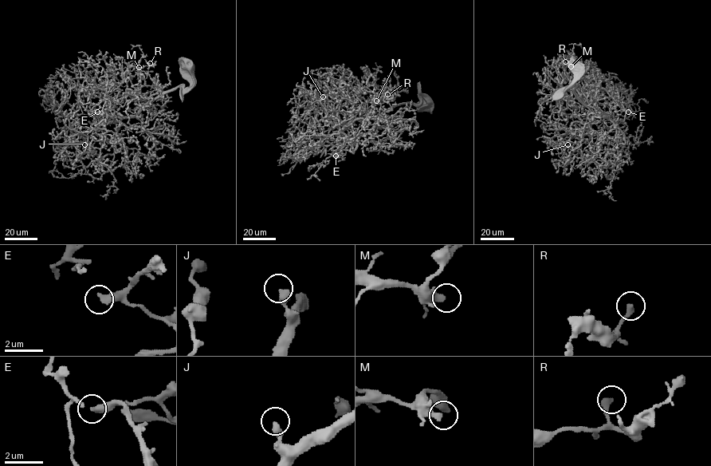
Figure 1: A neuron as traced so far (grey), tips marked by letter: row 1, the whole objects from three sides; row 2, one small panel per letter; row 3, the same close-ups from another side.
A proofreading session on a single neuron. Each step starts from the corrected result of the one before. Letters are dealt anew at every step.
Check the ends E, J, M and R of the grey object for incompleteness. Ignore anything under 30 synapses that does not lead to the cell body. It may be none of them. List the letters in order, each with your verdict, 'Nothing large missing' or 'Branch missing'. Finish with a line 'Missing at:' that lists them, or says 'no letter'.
E: Branch missing
J: Nothing large missing
M: Nothing large missing
R: Nothing large missing
Missing at: E

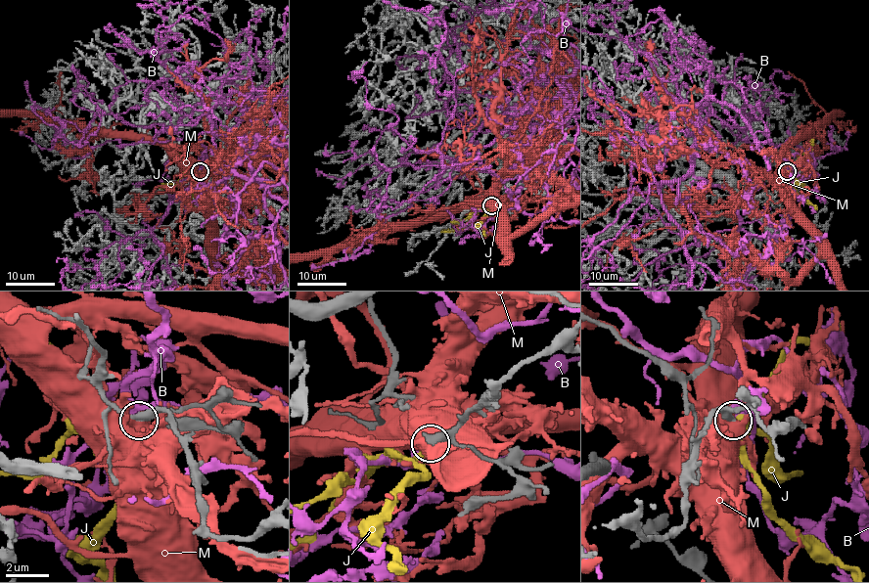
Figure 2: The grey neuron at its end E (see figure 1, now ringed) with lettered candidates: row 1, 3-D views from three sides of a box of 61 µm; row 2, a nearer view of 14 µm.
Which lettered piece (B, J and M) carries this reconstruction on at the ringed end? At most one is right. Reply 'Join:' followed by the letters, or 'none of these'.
Join: none of these

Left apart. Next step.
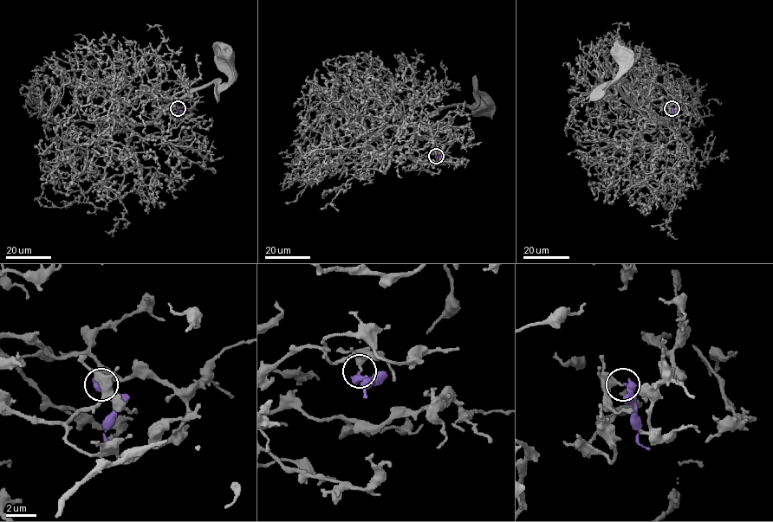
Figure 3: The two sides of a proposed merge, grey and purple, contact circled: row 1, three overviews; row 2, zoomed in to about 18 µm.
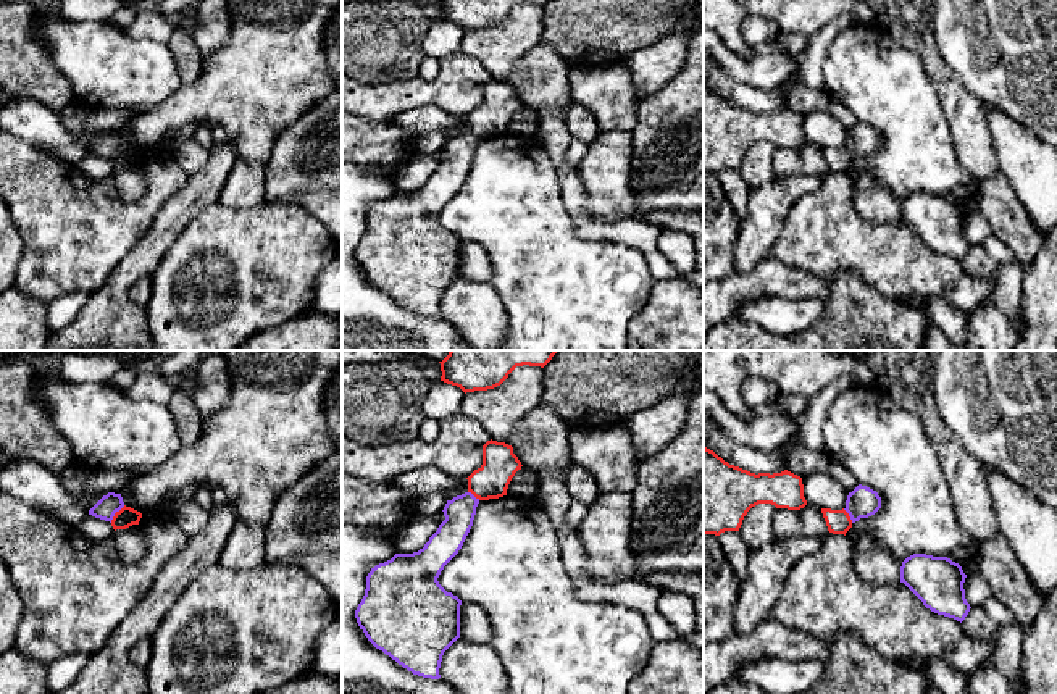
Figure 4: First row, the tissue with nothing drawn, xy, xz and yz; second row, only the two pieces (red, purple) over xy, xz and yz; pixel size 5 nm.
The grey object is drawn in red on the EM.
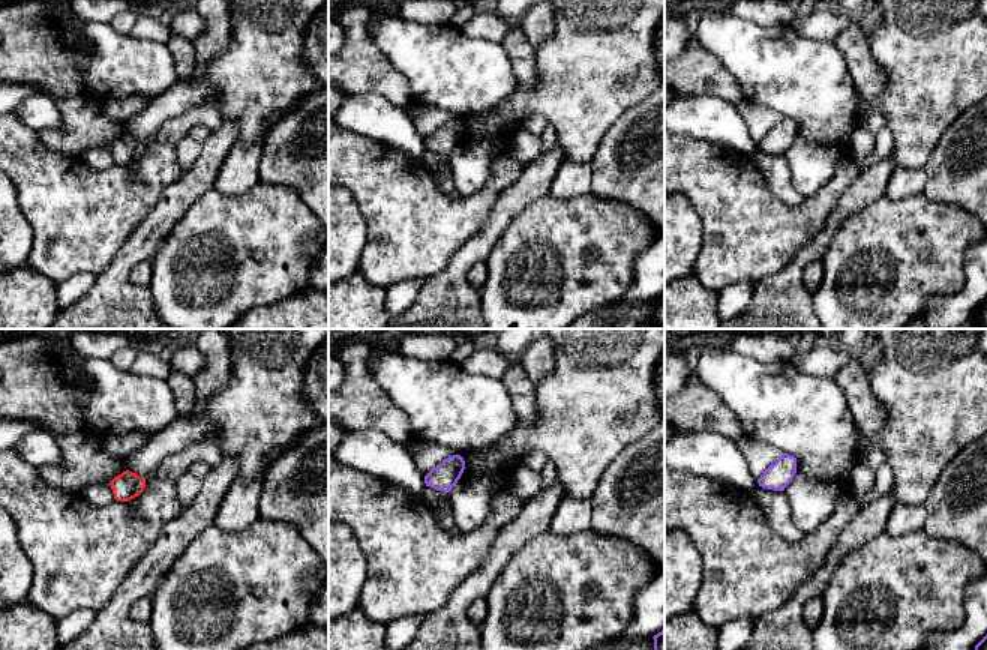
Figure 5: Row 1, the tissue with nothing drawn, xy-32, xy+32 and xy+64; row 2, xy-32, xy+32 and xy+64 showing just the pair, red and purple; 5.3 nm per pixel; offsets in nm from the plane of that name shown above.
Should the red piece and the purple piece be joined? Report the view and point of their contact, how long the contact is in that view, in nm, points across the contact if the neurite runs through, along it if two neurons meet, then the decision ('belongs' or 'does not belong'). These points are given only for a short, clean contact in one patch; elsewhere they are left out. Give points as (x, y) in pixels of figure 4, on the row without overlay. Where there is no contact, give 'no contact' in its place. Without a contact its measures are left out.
xy (115, 152) | 120 nm | along xy (125, 144), (110, 160) | does not belong

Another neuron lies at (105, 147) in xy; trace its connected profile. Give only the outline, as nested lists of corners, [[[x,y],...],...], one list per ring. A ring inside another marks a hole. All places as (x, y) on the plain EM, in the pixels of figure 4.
[[[108,131],[89,148],[89,153],[111,161],[115,152],[123,145],[121,132]]]

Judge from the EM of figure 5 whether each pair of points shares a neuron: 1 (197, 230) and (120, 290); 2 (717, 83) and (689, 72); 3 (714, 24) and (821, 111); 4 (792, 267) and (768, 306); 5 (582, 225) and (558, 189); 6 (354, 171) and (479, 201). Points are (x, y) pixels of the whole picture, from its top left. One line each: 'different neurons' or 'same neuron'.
1: different neurons
2: same neuron
3: same neuron
4: same neuron
5: different neurons
6: same neuron

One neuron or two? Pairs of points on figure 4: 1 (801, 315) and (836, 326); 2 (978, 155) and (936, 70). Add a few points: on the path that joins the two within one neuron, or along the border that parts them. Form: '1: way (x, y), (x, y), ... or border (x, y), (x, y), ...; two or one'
1: border (827, 302), (822, 313), (809, 326), (796, 333); two
2: way (970, 134), (965, 115), (951, 91); one

